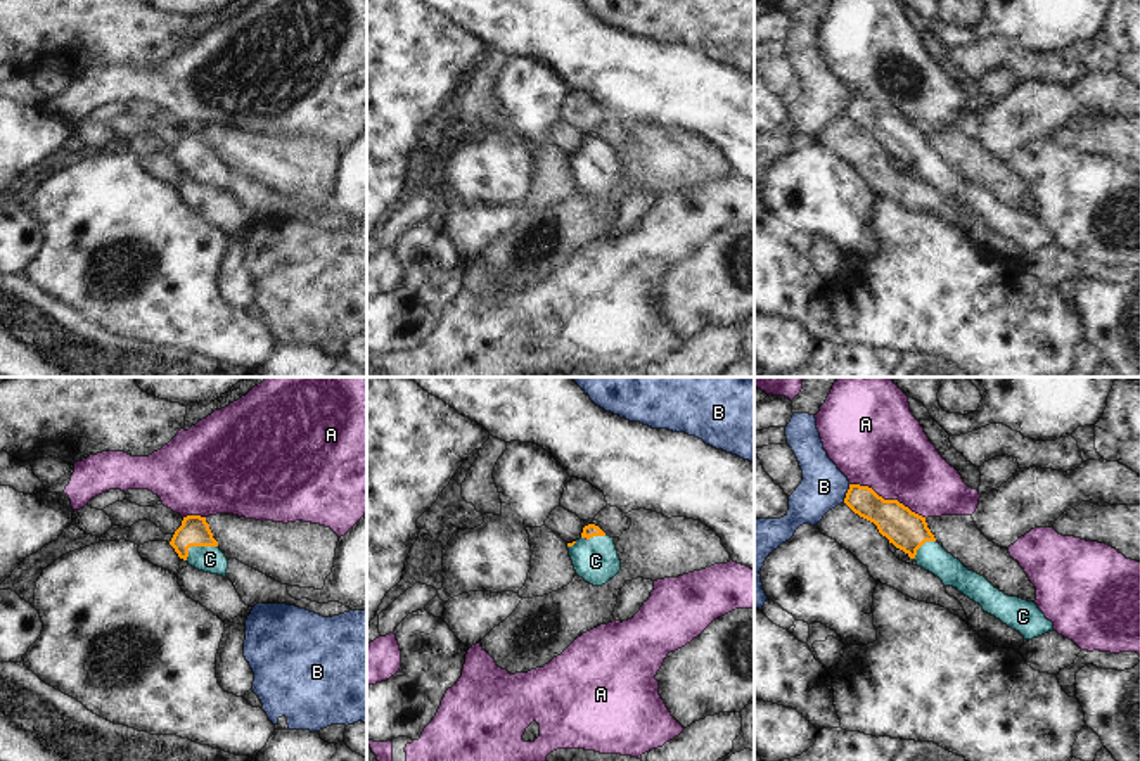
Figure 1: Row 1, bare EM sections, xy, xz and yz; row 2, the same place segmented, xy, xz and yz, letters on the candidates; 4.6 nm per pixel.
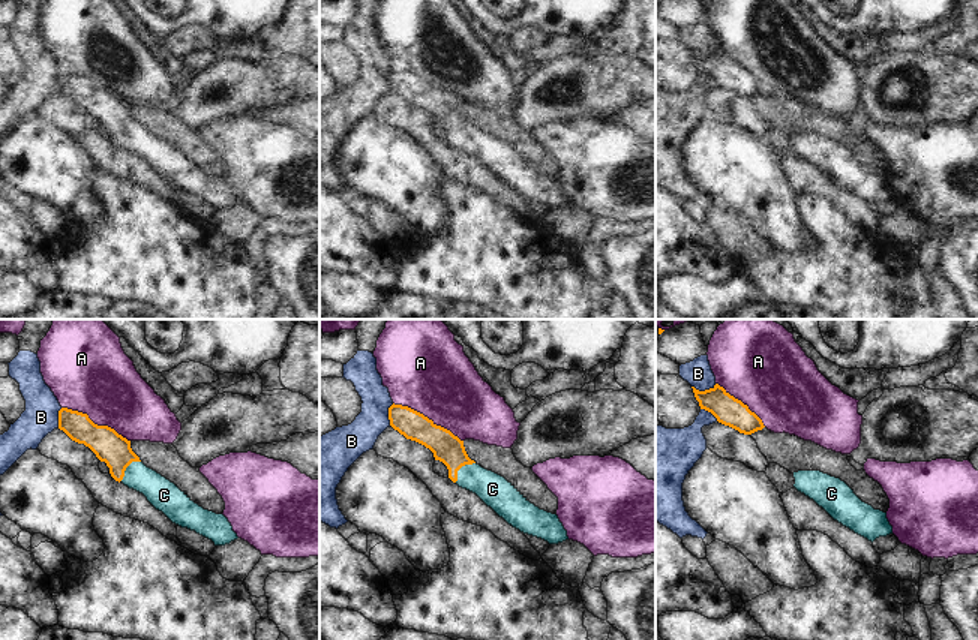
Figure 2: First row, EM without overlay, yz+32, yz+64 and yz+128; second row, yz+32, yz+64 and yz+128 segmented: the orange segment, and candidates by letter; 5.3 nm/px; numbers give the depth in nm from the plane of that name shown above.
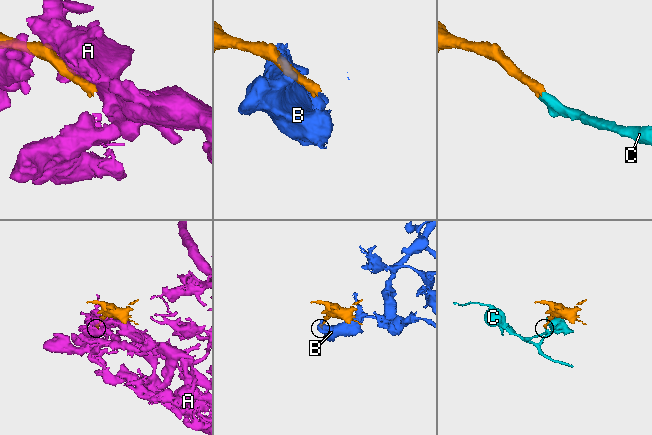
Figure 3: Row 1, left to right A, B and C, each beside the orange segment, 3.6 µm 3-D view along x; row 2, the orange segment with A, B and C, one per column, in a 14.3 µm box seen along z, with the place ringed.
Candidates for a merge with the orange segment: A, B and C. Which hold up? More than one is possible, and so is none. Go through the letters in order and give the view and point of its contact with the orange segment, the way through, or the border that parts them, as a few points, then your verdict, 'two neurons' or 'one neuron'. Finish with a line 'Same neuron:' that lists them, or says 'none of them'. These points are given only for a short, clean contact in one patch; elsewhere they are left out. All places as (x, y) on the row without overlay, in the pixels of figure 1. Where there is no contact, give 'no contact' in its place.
A: meets orange in yz at (888, 113); two neurons
B: meets orange in yz at (846, 106); border along yz (850, 97), (843, 115); two neurons
C: meets orange in xy at (198, 158); runs through xy (194, 144), (198, 158), (210, 172); one neuron
Same neuron: C

